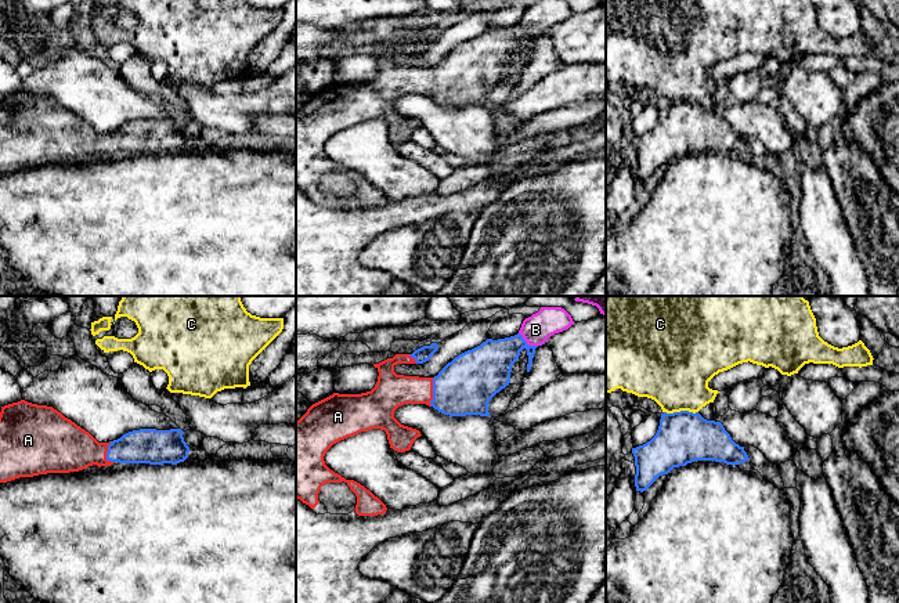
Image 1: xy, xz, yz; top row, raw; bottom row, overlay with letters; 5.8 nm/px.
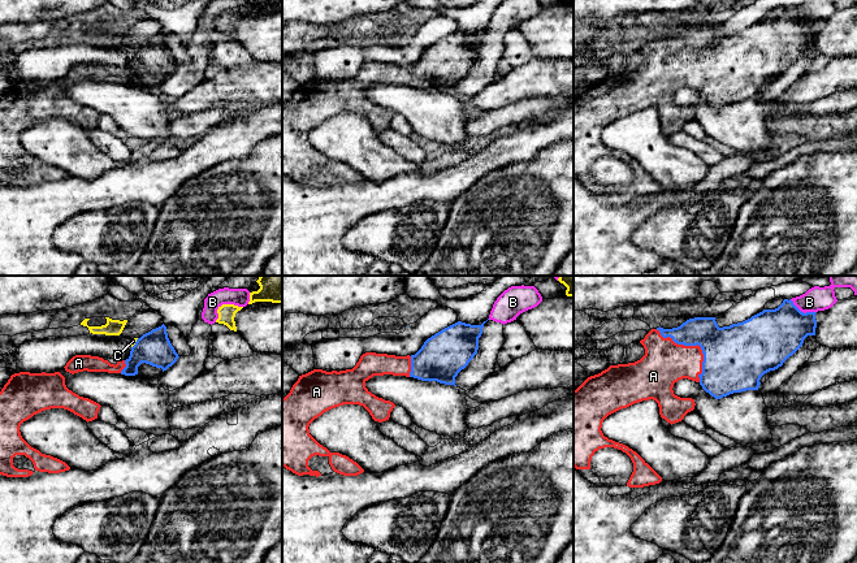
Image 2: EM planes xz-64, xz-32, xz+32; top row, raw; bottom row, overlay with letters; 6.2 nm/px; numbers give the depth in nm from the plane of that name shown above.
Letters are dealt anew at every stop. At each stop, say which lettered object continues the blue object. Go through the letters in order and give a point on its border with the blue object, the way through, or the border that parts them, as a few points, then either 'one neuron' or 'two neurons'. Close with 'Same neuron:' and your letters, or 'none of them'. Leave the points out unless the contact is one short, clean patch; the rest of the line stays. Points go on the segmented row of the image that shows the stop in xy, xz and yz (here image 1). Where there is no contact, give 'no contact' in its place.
A: contact xz (433, 392); one neuron
B: contact xz (526, 343); two neurons
C: contact yz (681, 411); two neurons
Same neuron: A

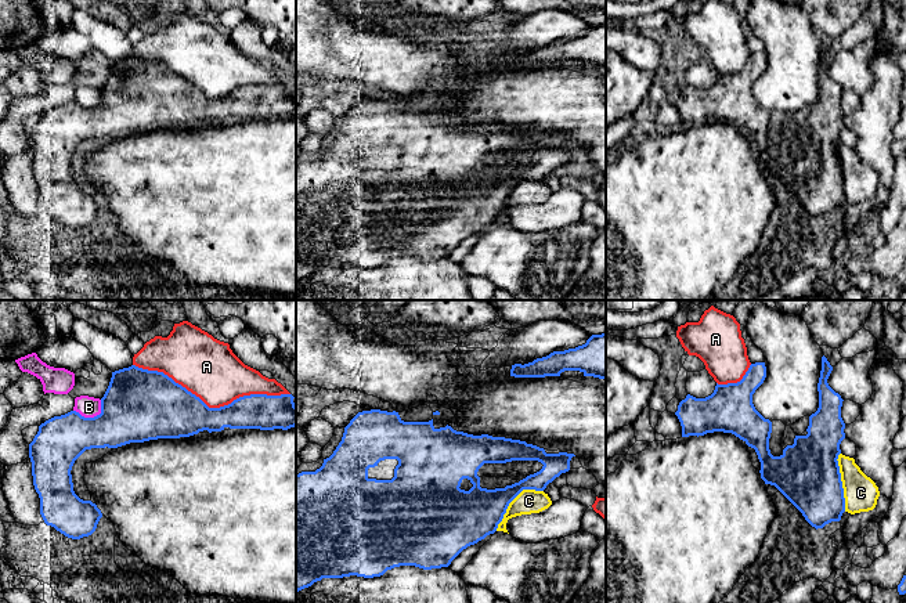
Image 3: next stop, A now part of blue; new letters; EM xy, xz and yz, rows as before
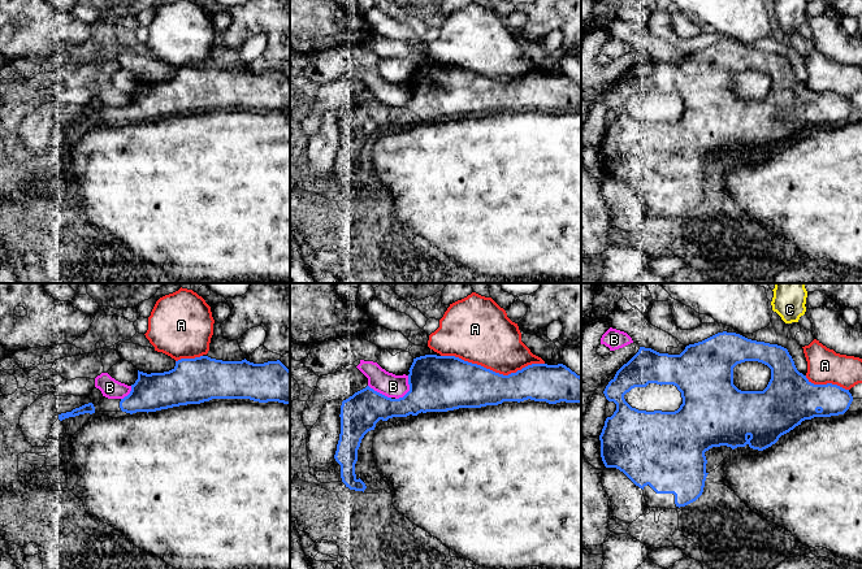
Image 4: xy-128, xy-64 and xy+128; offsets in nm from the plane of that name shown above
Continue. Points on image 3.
A: contact xy (212, 408); two neurons
B: contact xy (94, 416); two neurons
C: contact xz (512, 499); two neurons
Same neuron: none of them

